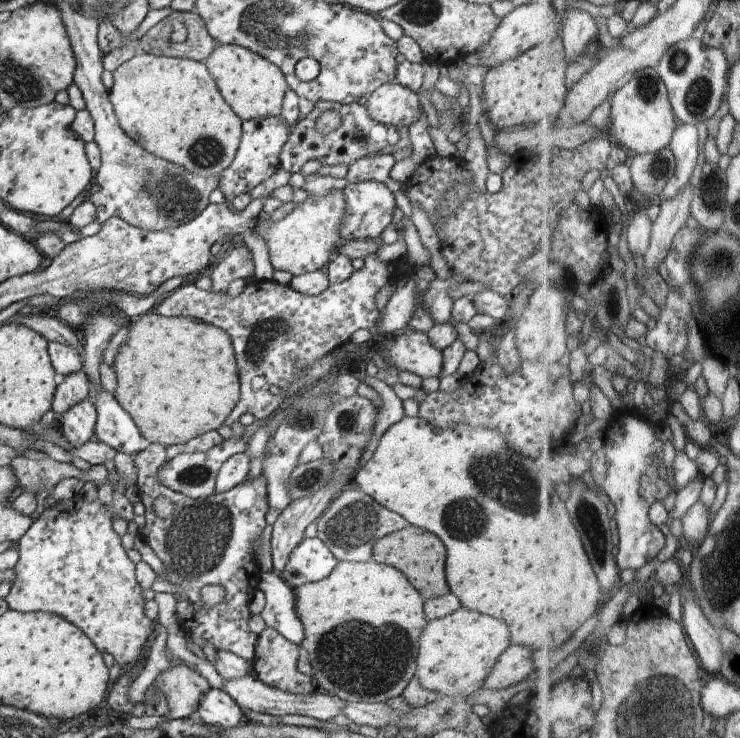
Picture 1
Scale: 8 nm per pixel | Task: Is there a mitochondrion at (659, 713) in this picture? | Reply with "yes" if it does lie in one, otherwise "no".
yes

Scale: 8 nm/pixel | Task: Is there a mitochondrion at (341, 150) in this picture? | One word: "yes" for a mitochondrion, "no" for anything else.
no

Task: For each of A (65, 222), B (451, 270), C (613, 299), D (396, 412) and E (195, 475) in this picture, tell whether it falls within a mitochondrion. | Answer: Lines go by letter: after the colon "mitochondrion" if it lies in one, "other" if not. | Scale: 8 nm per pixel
A: other
B: other
C: mitochondrion
D: other
E: mitochondrion

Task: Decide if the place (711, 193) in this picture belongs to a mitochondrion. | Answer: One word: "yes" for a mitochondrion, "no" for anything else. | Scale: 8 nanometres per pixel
yes

